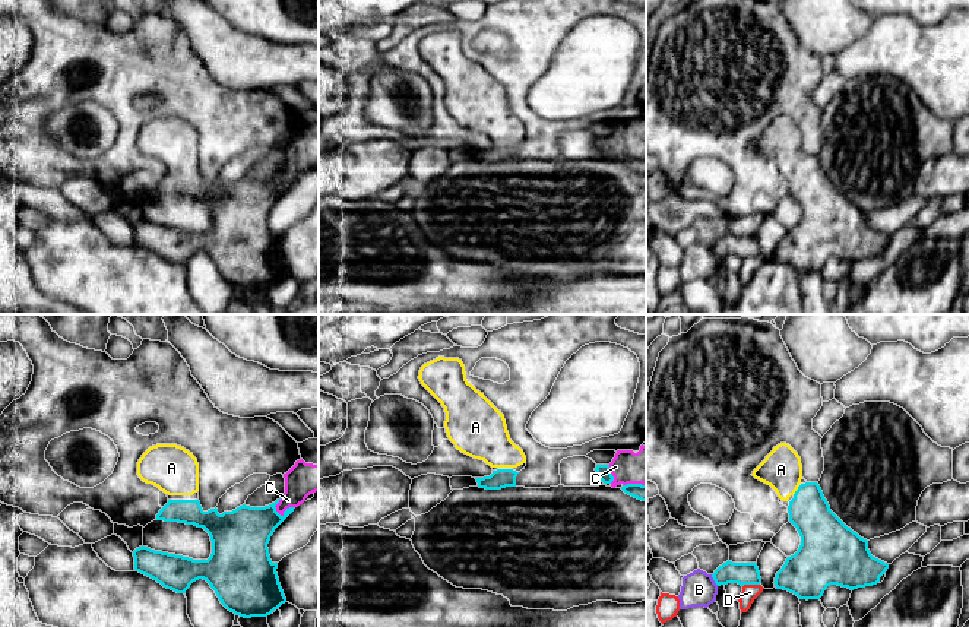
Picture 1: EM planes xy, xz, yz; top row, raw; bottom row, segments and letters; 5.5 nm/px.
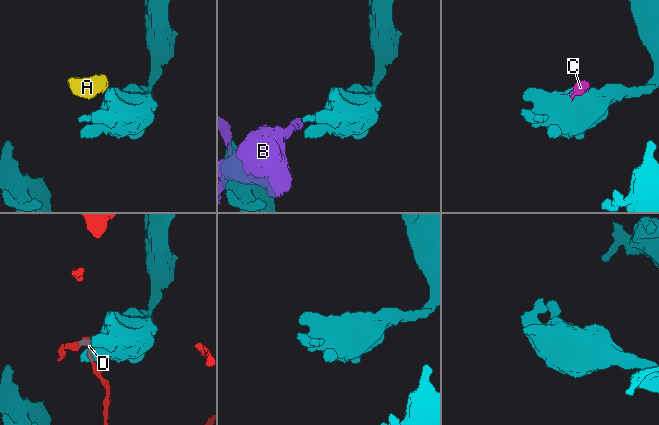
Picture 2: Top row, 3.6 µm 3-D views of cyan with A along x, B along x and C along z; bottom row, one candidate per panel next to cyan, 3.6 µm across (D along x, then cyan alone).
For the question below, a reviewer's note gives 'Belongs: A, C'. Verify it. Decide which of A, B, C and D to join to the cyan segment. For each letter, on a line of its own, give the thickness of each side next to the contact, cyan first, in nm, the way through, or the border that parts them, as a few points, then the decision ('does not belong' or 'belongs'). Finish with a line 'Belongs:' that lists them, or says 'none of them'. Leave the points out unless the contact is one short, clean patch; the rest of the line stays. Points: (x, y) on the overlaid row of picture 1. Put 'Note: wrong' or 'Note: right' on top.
Note: right
A: 220 nm thick on the cyan side, 220 nm on the other; runs through yz (819, 528), (797, 490), (781, 469); belongs
B: 130 nm thick on the cyan side, 190 nm on the other; does not belong
C: 280 nm thick on the cyan side, 180 nm on the other; runs through xy (244, 532), (268, 518), (284, 512), (301, 480); belongs
D: 130 nm thick on the cyan side, 90 nm on the other; does not belong
Belongs: A, C

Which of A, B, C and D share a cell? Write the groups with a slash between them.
A C / B / D

